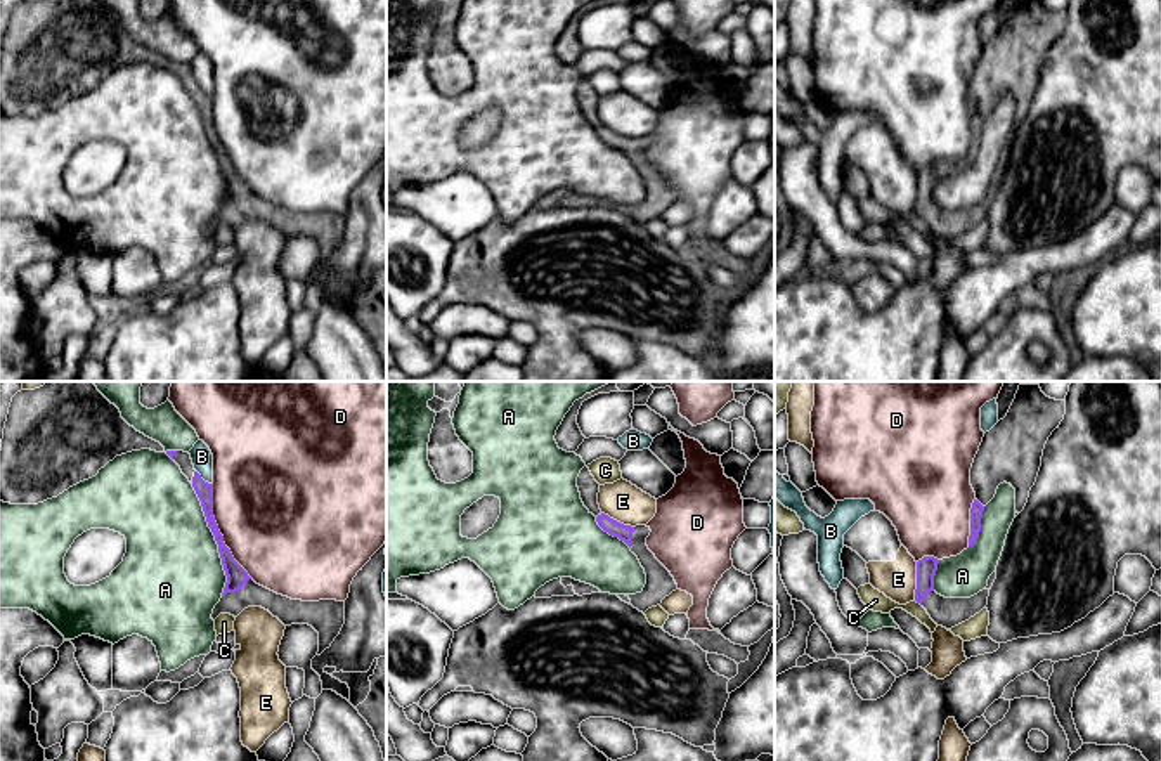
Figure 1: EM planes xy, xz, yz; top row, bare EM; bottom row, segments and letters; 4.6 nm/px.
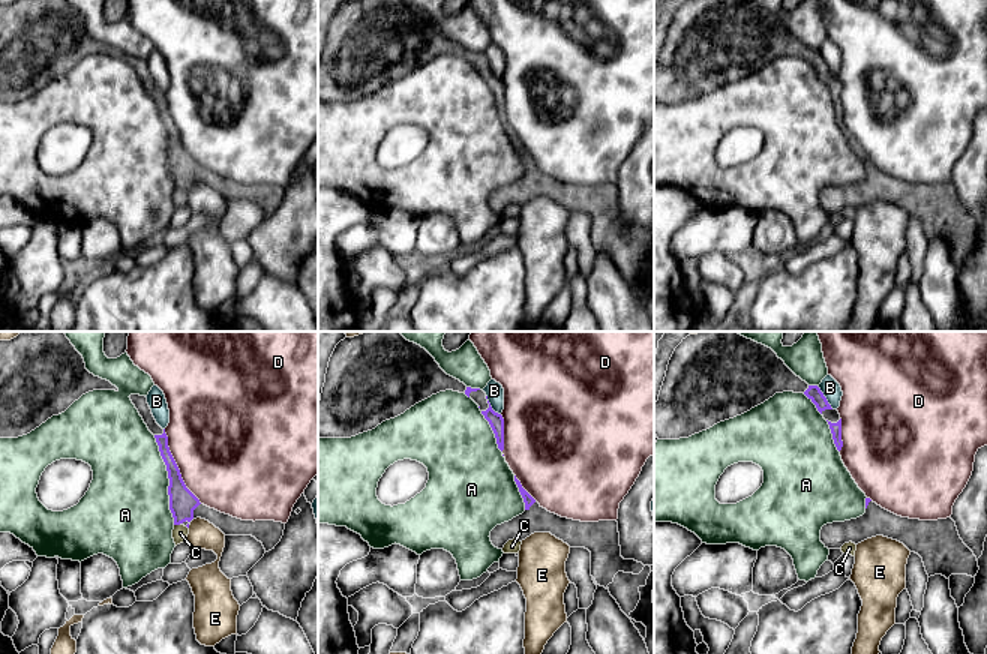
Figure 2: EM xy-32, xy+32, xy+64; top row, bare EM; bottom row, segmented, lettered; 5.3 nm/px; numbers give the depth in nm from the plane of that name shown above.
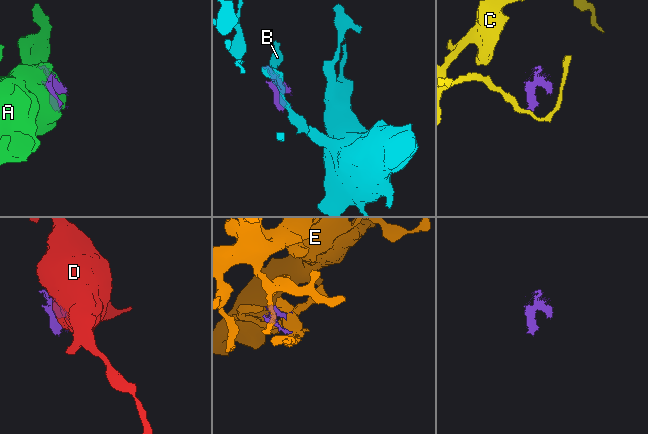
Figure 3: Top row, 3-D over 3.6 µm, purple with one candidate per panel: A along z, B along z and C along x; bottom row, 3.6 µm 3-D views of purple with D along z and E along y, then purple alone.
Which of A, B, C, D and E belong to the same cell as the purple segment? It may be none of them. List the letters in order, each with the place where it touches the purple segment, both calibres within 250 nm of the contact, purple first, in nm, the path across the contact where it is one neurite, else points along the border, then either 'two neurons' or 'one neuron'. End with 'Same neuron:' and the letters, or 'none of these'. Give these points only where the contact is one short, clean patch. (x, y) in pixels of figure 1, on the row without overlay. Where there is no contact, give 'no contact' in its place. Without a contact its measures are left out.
A: contact xy (215, 151); calibres 100 and 460 nm; two neurons
B: contact xy (201, 91); calibres 80 and 100 nm; border xy (196, 82), (212, 96); two neurons
C: contact yz (917, 214); calibres 100 and 90 nm; border yz (914, 212), (921, 217); two neurons
D: contact xy (219, 143); calibres 100 and 480 nm; two neurons
E: contact yz (917, 193); calibres 100 and 180 nm; border yz (917, 174), (914, 210); two neurons
Same neuron: none of these

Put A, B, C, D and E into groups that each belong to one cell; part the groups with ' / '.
A / B / C / D / E

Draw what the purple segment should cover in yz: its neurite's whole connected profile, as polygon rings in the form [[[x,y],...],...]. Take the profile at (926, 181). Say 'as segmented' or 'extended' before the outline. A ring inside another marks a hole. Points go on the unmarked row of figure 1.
extended | [[[924,168],[917,173],[915,213],[927,222],[937,237],[951,241],[988,217],[989,201],[984,199],[970,210],[944,210],[934,203],[937,175],[939,172],[934,168]]]

